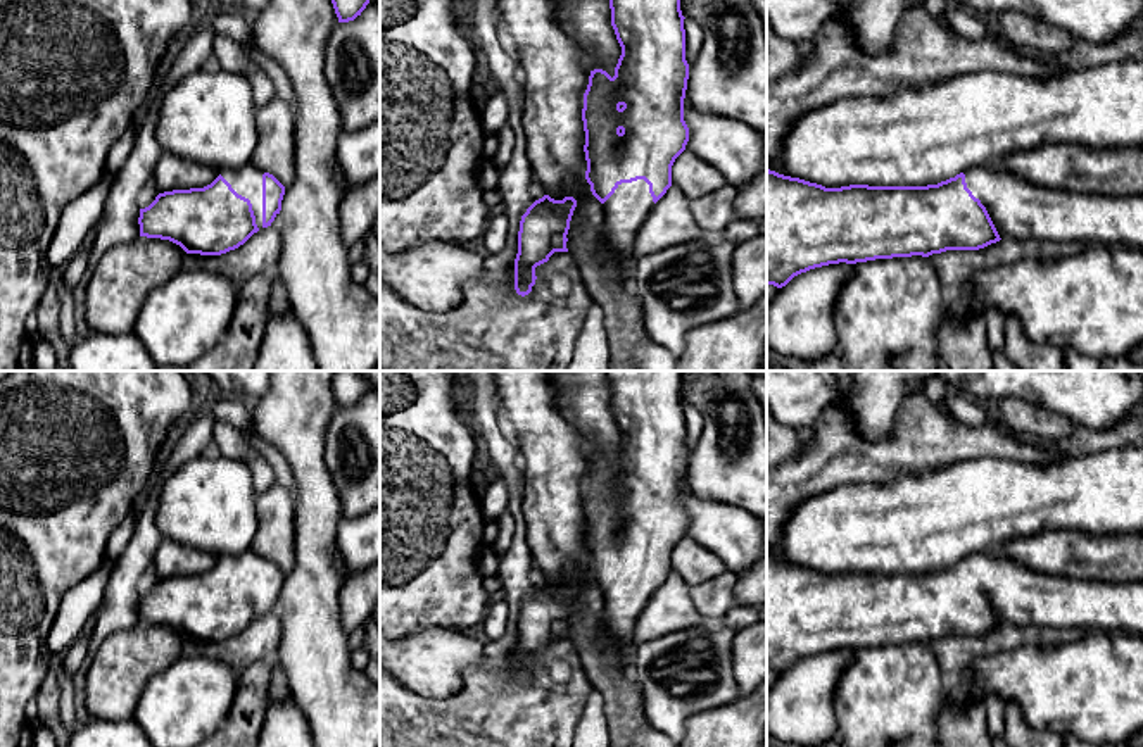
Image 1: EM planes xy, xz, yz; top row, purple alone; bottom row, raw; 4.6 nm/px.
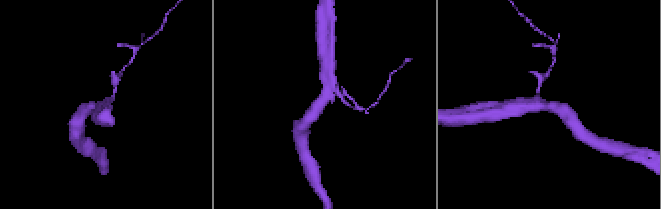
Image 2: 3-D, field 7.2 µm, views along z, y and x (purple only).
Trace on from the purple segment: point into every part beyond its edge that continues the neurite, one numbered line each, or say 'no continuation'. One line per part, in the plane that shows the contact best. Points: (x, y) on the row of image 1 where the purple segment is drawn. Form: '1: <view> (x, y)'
1: xy (247, 180)

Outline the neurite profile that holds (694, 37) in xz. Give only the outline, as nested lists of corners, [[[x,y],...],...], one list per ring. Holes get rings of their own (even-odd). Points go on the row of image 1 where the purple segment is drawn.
[[[689,17],[684,19],[684,29],[685,29],[685,60],[691,66],[703,47],[704,33],[699,22]]]

